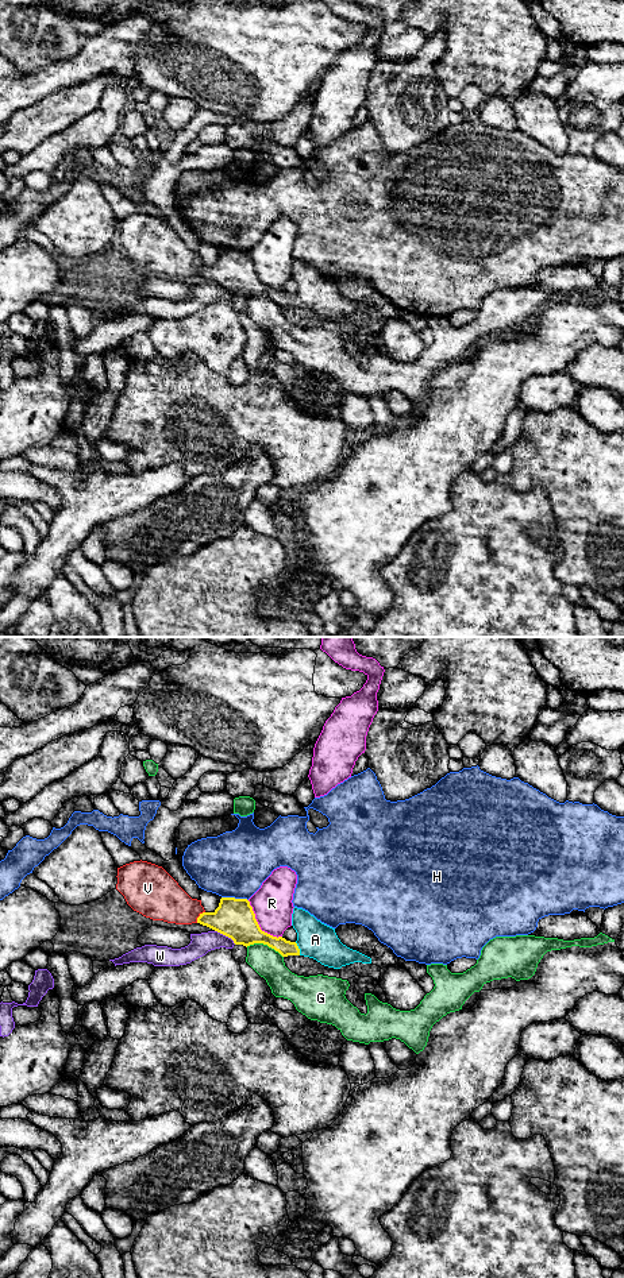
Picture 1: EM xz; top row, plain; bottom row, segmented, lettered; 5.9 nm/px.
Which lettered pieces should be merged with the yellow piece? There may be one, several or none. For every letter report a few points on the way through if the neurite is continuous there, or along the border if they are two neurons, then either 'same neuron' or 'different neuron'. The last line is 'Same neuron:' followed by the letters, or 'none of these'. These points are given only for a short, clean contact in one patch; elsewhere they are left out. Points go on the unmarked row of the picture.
A: way xz (285, 300), (299, 301), (315, 292); same neuron
G: border xz (246, 298), (266, 296), (282, 309); different neuron
H: different neuron
R: border xz (247, 253), (258, 278), (273, 288), (281, 289); different neuron
V: different neuron
W: border xz (215, 282), (227, 288), (235, 296); different neuron
Same neuron: A

